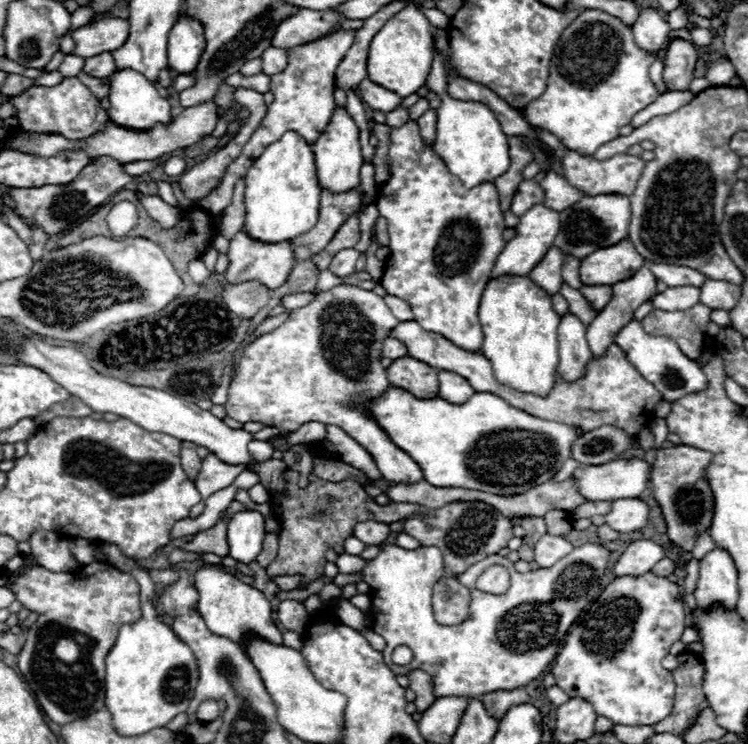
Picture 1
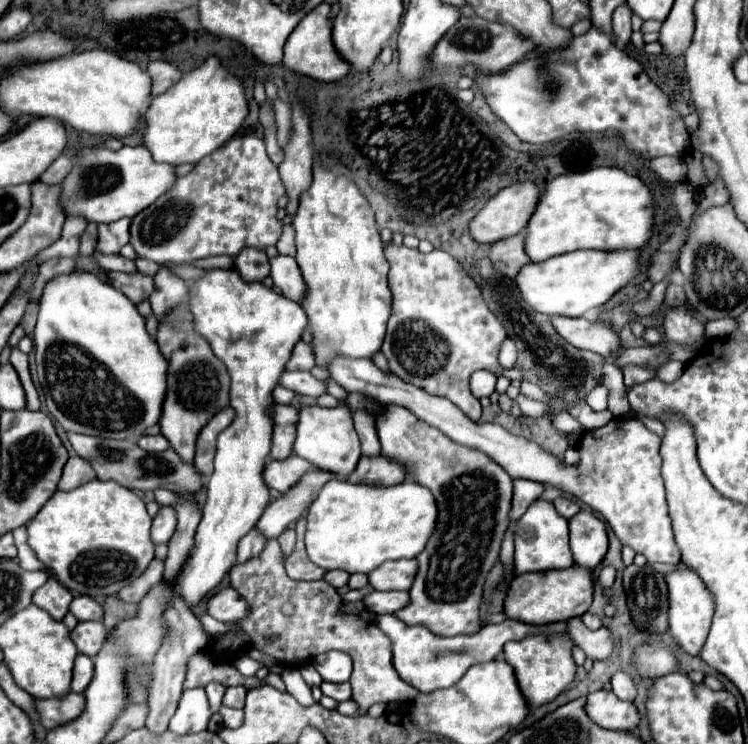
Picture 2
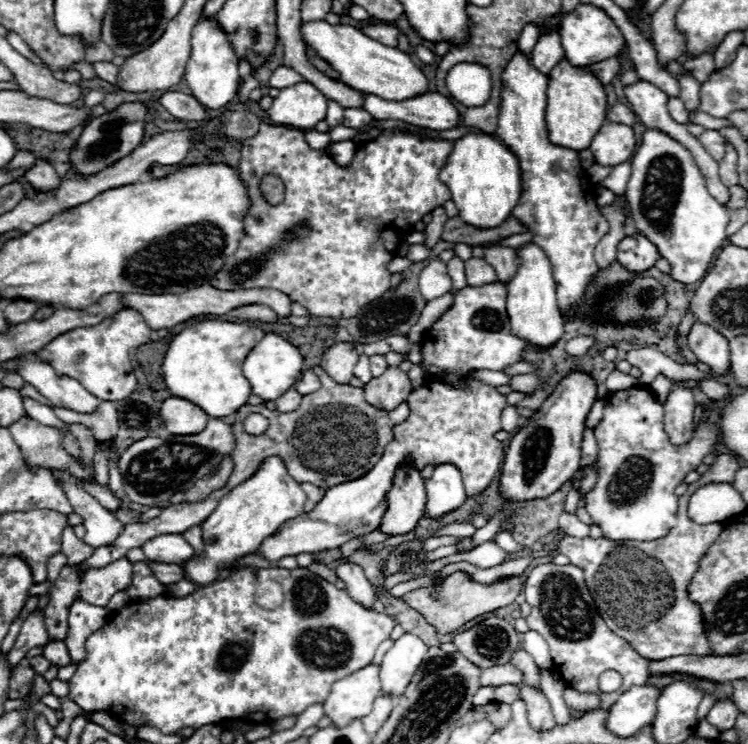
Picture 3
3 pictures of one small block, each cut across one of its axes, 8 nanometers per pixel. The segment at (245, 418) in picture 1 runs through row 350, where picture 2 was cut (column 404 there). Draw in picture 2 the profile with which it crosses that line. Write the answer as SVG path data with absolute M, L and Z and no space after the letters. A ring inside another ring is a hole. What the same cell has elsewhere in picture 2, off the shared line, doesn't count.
M384 244L390 262L390 288L394 294L392 316L382 344L390 370L428 394L448 398L468 414L468 378L476 370L508 374L498 364L498 350L506 338L504 326L488 310L480 288L464 268L442 250L422 254L416 248Z

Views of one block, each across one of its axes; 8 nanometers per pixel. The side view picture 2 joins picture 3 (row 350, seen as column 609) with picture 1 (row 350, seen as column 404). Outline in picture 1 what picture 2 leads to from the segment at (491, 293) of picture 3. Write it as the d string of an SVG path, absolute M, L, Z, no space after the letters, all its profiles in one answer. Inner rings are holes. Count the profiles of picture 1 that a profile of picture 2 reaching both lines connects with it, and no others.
M386 338L384 348L382 348L382 356L396 360L398 356L408 356L408 350L406 350L404 342L400 342L398 338Z

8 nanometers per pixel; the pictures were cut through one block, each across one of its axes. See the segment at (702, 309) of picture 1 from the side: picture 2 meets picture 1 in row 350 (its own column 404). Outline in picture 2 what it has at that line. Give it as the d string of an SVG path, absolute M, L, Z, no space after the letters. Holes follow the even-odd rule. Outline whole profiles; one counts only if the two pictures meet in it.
M268 540L260 556L236 564L230 570L230 586L250 604L250 614L240 626L252 638L252 646L274 656L282 666L298 666L330 650L350 654L354 660L354 672L350 676L352 700L360 714L366 714L368 708L378 702L412 702L416 698L418 690L404 680L400 682L392 666L392 646L376 622L364 622L358 616L342 616L342 600L328 582L298 582L288 578L278 540ZM282 604L292 606L290 616L282 614Z

